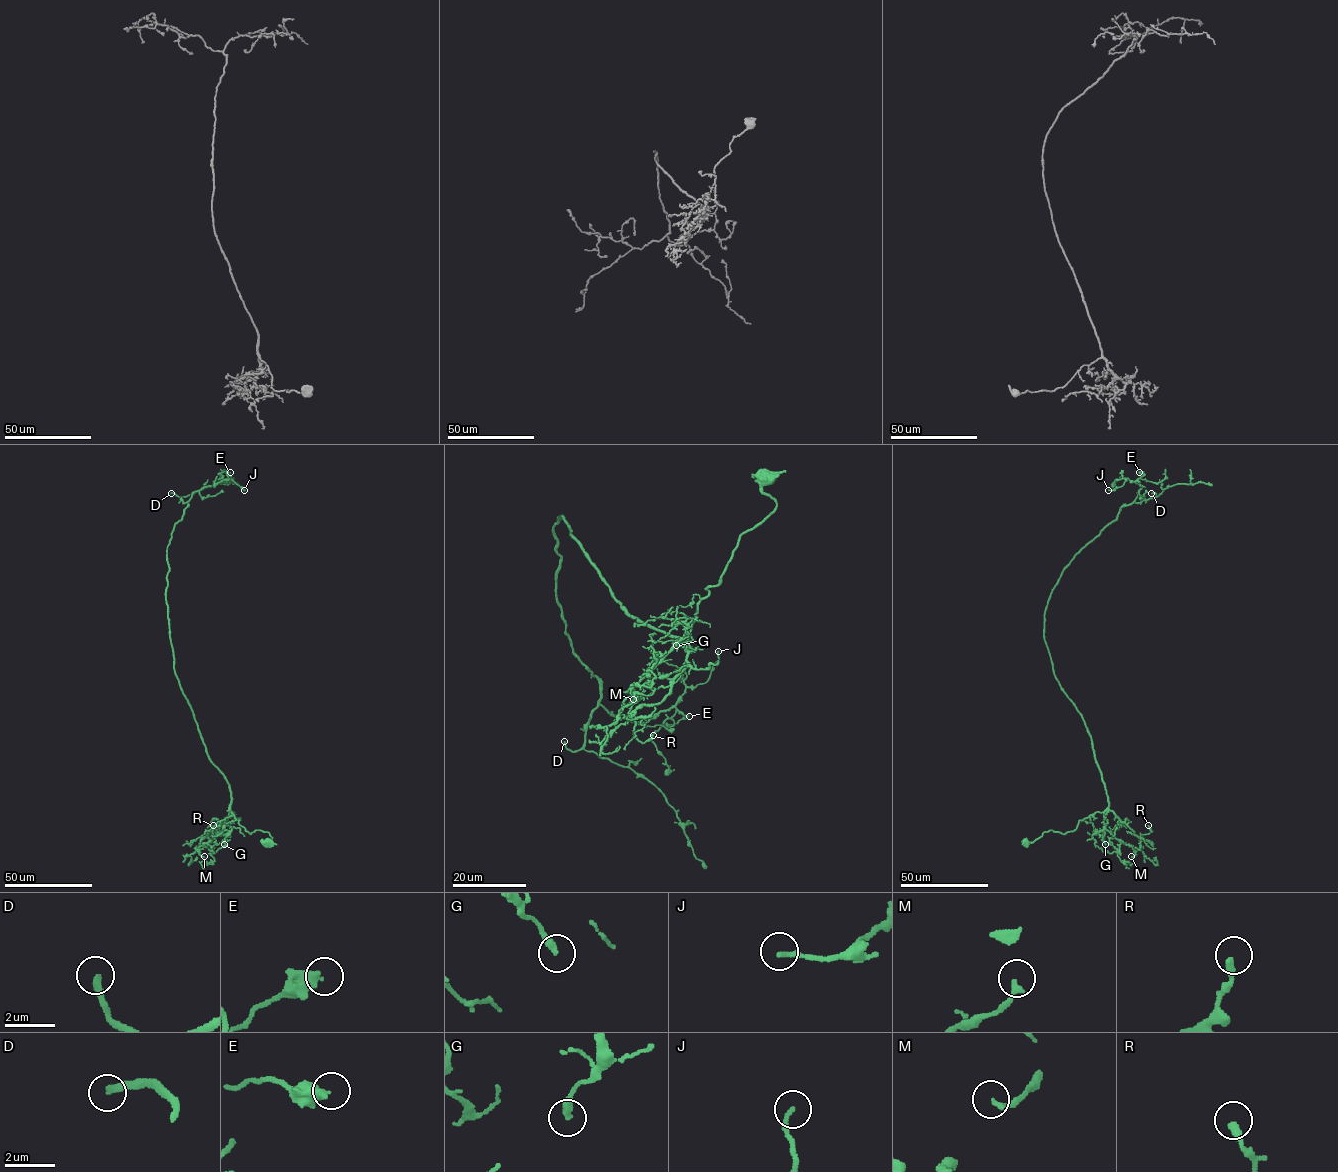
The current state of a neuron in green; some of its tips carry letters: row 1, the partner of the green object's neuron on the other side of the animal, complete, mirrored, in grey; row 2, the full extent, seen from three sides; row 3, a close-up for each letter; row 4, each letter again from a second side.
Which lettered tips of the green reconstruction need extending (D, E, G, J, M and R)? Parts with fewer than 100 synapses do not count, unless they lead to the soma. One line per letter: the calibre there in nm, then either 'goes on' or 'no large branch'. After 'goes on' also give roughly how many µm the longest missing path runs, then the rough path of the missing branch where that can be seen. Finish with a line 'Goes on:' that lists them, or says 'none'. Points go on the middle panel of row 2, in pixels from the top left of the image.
D: 280 nm thick; goes on; about 100 µm are missing
E: 480 nm thick; no large branch
G: 280 nm thick; no large branch
J: 200 nm thick; no large branch
M: 200 nm thick; no large branch
R: 280 nm thick; no large branch
Goes on: D

